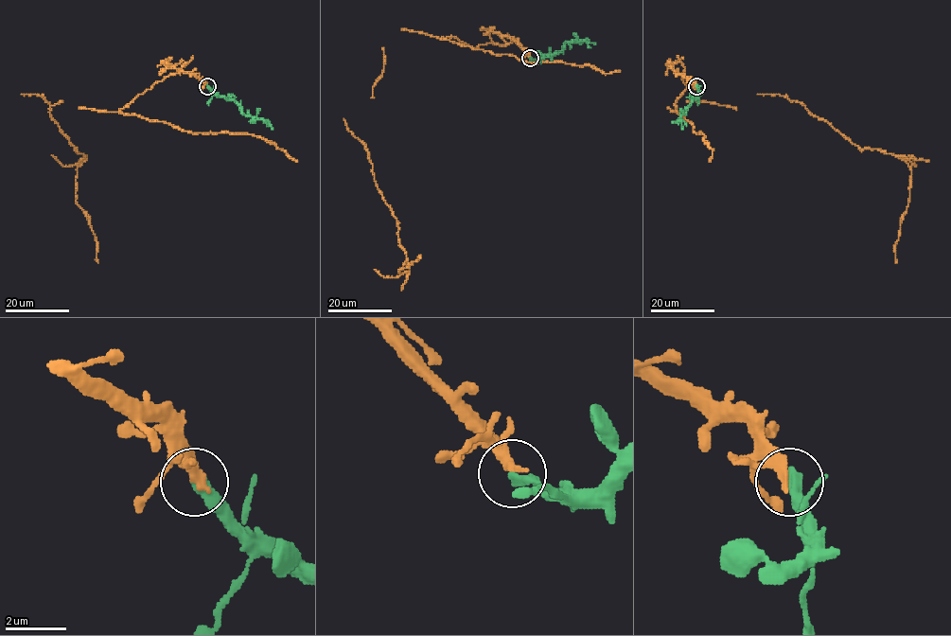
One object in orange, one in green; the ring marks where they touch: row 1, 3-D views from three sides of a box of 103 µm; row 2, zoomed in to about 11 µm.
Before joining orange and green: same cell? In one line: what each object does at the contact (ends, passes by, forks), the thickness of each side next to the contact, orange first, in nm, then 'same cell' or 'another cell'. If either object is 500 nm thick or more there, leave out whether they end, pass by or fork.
orange ends; green ends; calibres 400 and 420 nm; same cell

